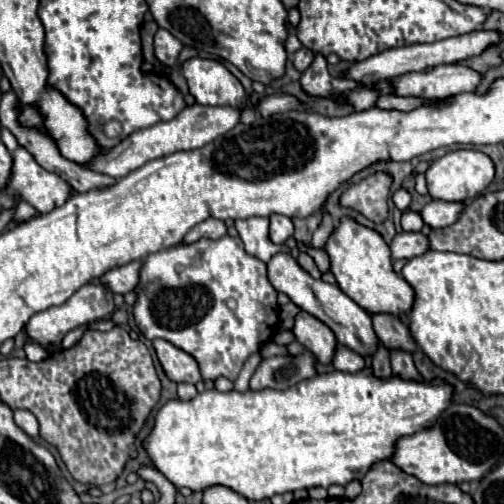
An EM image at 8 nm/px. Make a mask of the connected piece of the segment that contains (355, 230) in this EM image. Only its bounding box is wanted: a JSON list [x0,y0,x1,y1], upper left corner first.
[325,218,411,318]

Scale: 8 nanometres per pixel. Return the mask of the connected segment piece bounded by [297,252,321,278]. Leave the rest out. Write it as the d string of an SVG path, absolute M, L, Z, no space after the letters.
M301 252L299 254L299 258L297 258L297 262L299 262L299 266L303 268L303 270L307 270L313 278L321 278L321 272L319 272L319 268L315 266L315 260L309 256L309 254L305 254L305 252Z

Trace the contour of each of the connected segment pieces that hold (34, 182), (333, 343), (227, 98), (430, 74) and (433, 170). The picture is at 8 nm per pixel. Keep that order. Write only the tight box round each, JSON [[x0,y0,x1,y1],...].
[[7,146,73,214],[293,312,337,364],[183,58,245,108],[393,64,483,98],[425,150,495,202]]

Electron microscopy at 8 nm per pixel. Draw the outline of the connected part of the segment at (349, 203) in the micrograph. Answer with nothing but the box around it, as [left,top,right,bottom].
[339,172,393,224]

